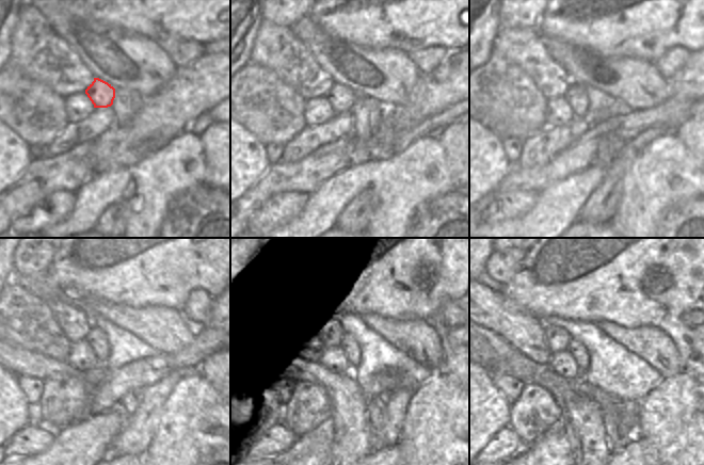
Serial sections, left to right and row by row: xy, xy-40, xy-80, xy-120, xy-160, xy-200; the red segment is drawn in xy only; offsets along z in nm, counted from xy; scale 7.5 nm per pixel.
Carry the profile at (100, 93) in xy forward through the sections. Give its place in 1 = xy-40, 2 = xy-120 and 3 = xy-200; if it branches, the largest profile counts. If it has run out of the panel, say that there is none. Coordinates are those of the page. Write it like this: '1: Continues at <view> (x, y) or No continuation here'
1: Continues at xy-40 (341, 97)
2: Continues at xy-120 (97, 339)
3: Continues at xy-200 (578, 351).

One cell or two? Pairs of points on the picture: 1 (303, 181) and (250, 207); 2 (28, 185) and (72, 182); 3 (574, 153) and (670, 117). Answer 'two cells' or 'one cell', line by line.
1: one cell
2: one cell
3: one cell

